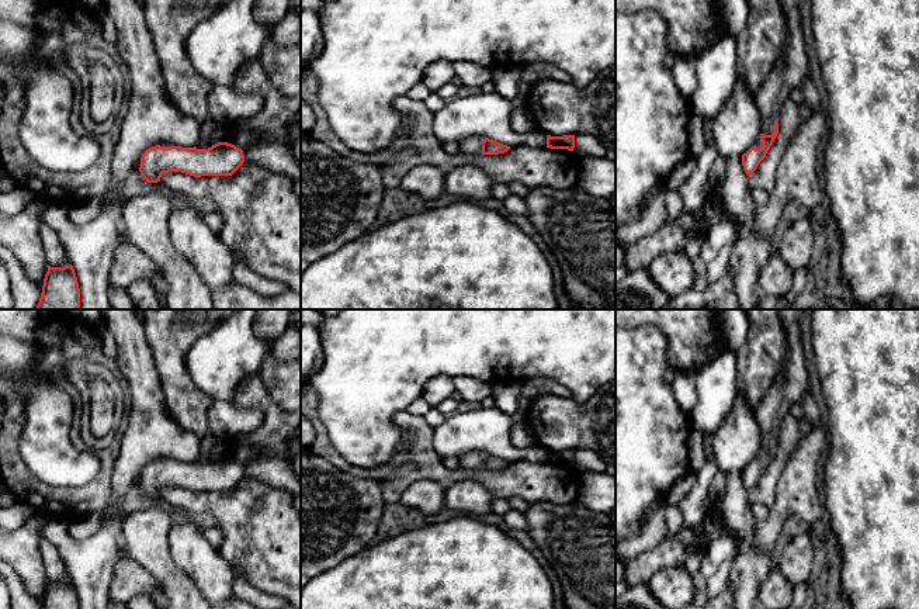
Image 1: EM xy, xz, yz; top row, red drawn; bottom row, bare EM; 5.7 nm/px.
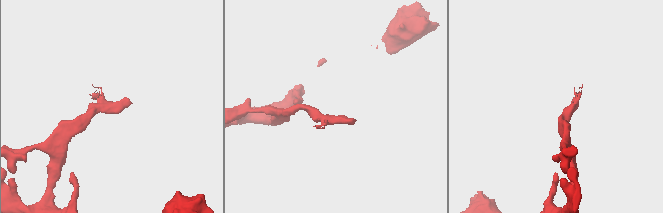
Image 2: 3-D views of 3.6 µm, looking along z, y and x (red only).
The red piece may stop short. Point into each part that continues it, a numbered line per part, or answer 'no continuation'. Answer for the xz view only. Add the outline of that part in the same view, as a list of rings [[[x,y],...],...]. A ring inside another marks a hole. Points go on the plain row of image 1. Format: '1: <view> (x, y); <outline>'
1: xz (472, 460); [[[469,451],[460,456],[460,466],[462,468],[481,470],[483,451]]]

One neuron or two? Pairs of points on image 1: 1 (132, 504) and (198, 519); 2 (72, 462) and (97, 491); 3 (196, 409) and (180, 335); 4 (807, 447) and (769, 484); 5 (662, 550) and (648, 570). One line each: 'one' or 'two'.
1: one
2: two
3: one
4: two
5: one

